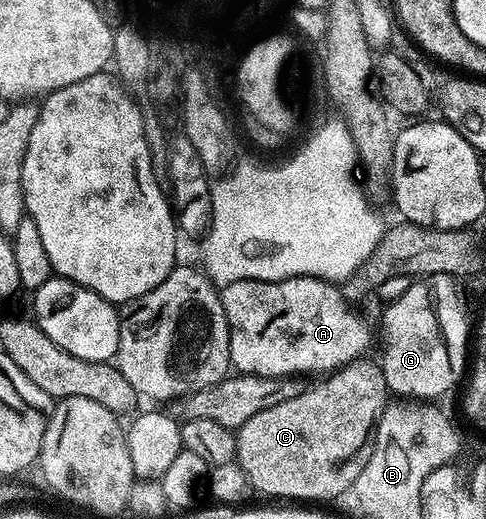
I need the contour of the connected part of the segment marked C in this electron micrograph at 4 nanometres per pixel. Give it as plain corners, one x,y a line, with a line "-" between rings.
363,358
354,361
352,364
346,364
345,367
339,368
337,372
331,372
319,384
314,384
311,388
303,387
296,394
296,398
288,398
288,402
280,402
276,406
271,406
268,410
260,410
260,414
255,414
253,418
248,418
248,422
244,422
244,426
236,429
234,438
236,463
242,467
242,470
251,489
255,493
263,492
266,496
287,496
285,498
290,502
318,502
314,500
334,500
345,497
349,492
350,487
356,482
356,478
360,474
360,470
364,470
364,466
370,457
370,448
372,437
376,431
376,425
383,412
388,407
388,389
386,386
386,379
382,373
381,363
370,361
370,358

